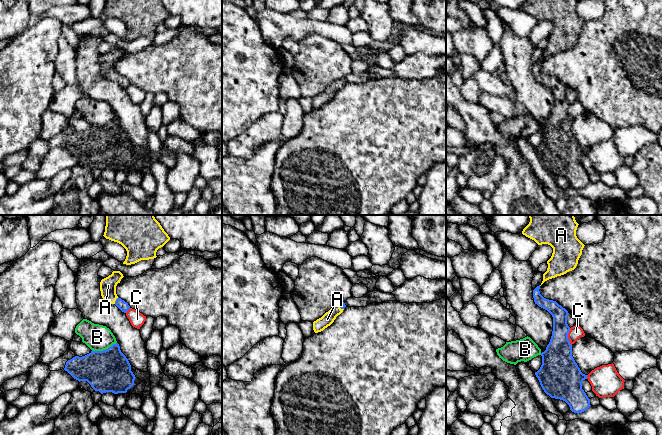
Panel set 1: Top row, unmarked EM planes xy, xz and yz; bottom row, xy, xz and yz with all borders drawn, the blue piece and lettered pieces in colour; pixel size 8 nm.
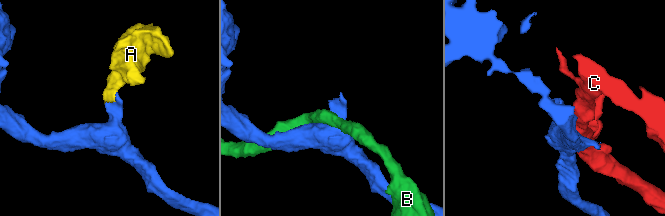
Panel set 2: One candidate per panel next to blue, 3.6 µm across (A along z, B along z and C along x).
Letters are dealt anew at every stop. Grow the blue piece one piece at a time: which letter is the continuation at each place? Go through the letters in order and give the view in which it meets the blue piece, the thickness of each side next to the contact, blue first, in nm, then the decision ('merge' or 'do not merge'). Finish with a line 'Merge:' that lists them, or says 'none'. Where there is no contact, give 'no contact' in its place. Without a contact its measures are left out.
A: xy | 80/130 nm | merge
B: xy | 340/220 nm | do not merge
C: yz | 280/100 nm | do not merge
Merge: A

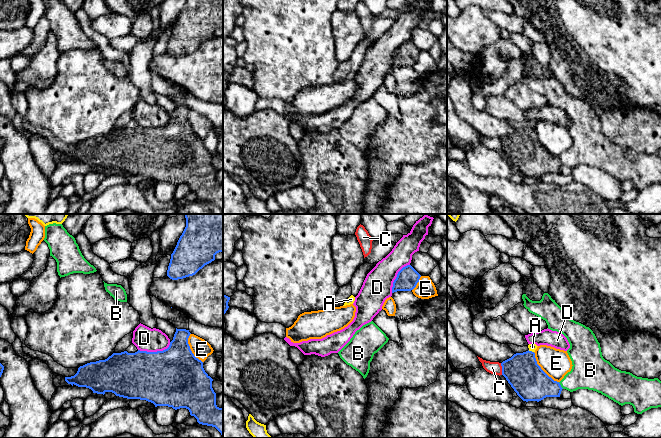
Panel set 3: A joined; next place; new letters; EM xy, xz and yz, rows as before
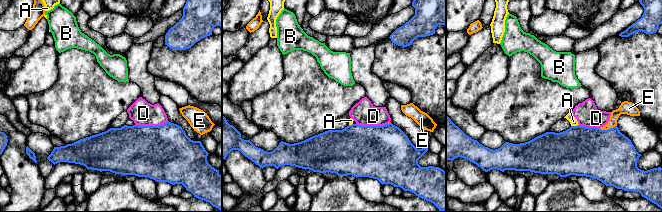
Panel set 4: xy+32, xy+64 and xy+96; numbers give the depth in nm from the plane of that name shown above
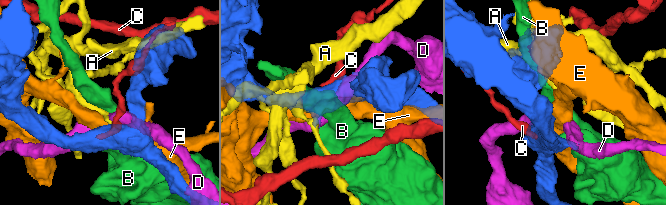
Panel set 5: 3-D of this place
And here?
A: yz | 280/60 nm | do not merge
B: yz | 280/280 nm | do not merge
C: yz | 280/100 nm | do not merge
D: xy | 460/190 nm | do not merge
E: yz | 280/240 nm | do not merge
Merge: none

